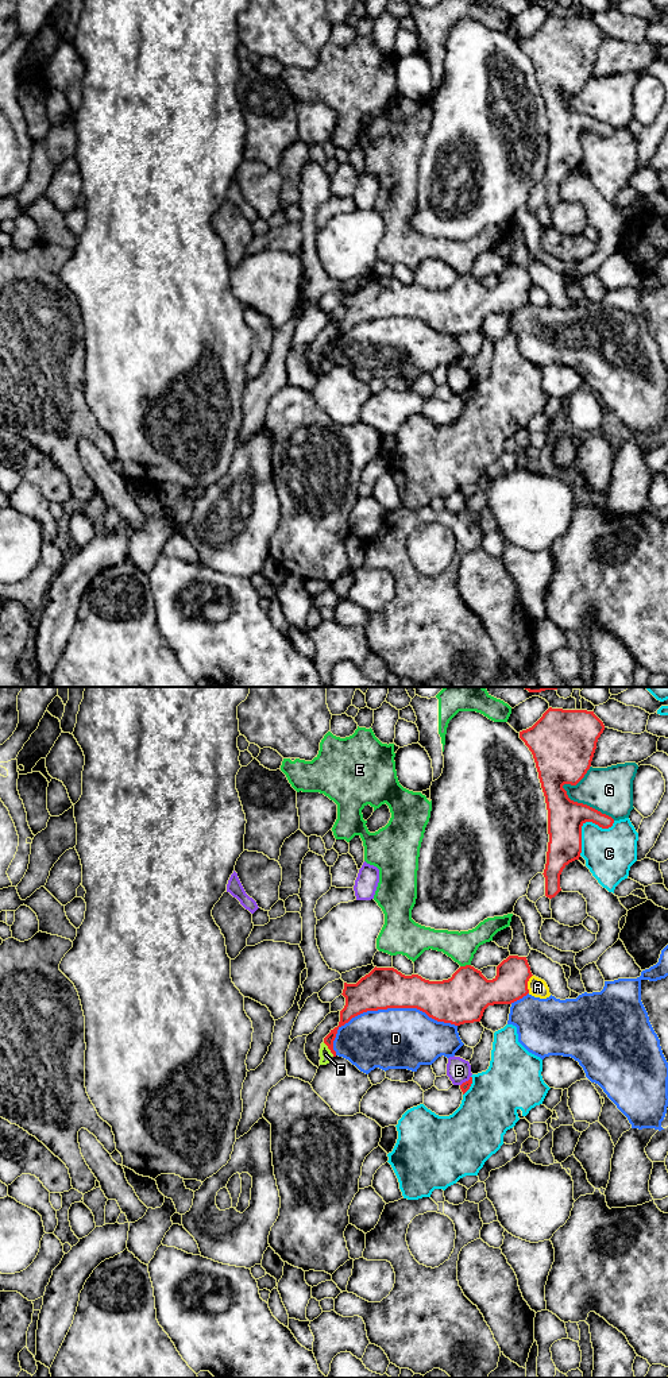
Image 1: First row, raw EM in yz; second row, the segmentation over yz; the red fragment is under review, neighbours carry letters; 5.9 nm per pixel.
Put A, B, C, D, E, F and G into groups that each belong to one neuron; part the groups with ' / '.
A / B / C / D / E / F / G

